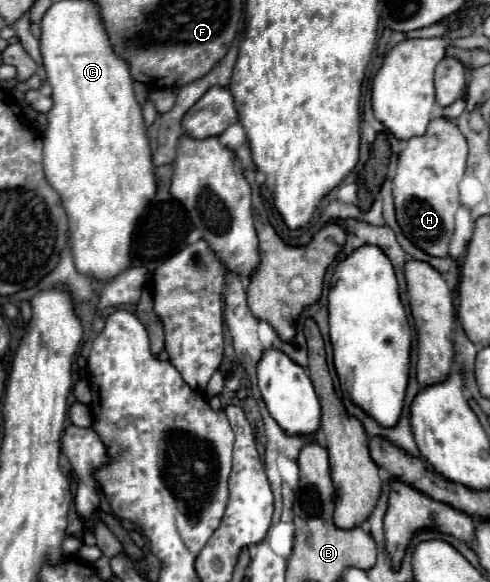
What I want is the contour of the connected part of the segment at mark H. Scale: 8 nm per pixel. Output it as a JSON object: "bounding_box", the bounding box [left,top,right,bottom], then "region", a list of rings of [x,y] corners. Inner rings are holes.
{"bounding_box":[393,116,467,258],"region":[[[439,116],[429,122],[427,132],[419,138],[411,138],[405,150],[399,154],[397,174],[393,178],[393,198],[397,224],[417,248],[435,258],[449,254],[449,242],[455,230],[455,212],[459,204],[459,182],[465,174],[467,142],[459,128]]]}

